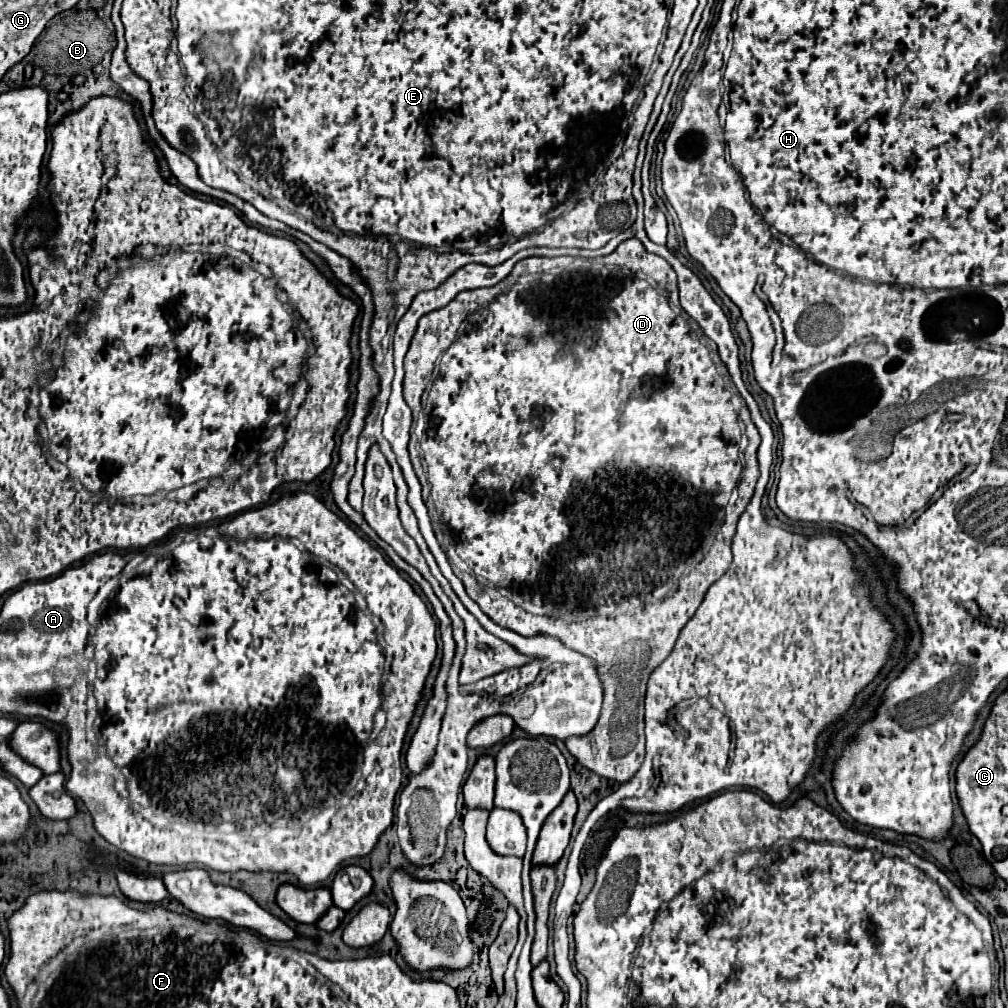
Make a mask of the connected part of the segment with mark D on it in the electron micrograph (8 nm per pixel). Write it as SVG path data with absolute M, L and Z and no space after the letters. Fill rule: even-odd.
M636 237L622 241L614 253L602 257L602 263L606 263L604 269L602 267L592 269L590 259L582 259L582 257L554 257L554 259L526 257L514 265L514 271L500 285L458 293L458 297L450 301L444 309L424 315L418 323L418 331L414 333L414 339L404 359L404 369L406 369L404 399L412 407L412 413L418 415L422 409L420 397L432 381L432 373L438 361L438 373L424 401L426 403L424 411L428 411L428 421L426 421L424 435L420 439L424 461L428 463L428 481L432 485L430 497L440 513L442 523L452 531L452 537L456 541L456 553L478 573L478 577L484 577L486 581L498 587L498 607L482 607L482 611L490 619L500 627L516 631L524 637L536 637L536 635L556 637L568 649L594 661L598 669L598 679L602 681L602 689L604 689L602 713L596 727L590 733L568 737L566 747L582 767L598 773L600 777L608 777L618 783L624 783L638 771L638 767L644 761L644 695L646 695L648 675L670 655L678 633L694 617L708 587L728 571L732 563L730 545L736 533L736 521L744 511L750 499L750 493L742 487L740 495L744 497L742 499L744 503L736 503L734 513L728 513L724 525L718 531L718 517L722 515L722 507L728 505L732 493L737 492L738 471L742 471L742 463L738 463L738 413L730 403L730 394L734 394L734 390L735 394L740 393L727 369L716 369L714 361L710 359L708 347L702 345L700 341L700 337L704 335L696 335L690 329L688 321L681 317L684 315L684 310L679 303L677 275L674 269L662 257L648 253L640 243L640 239ZM608 267L626 267L626 271L634 277L630 275L618 277L618 271L608 271ZM632 373L634 373L634 379L628 377ZM727 374L729 380L722 380L722 376ZM620 499L654 499L654 501L620 501Z

